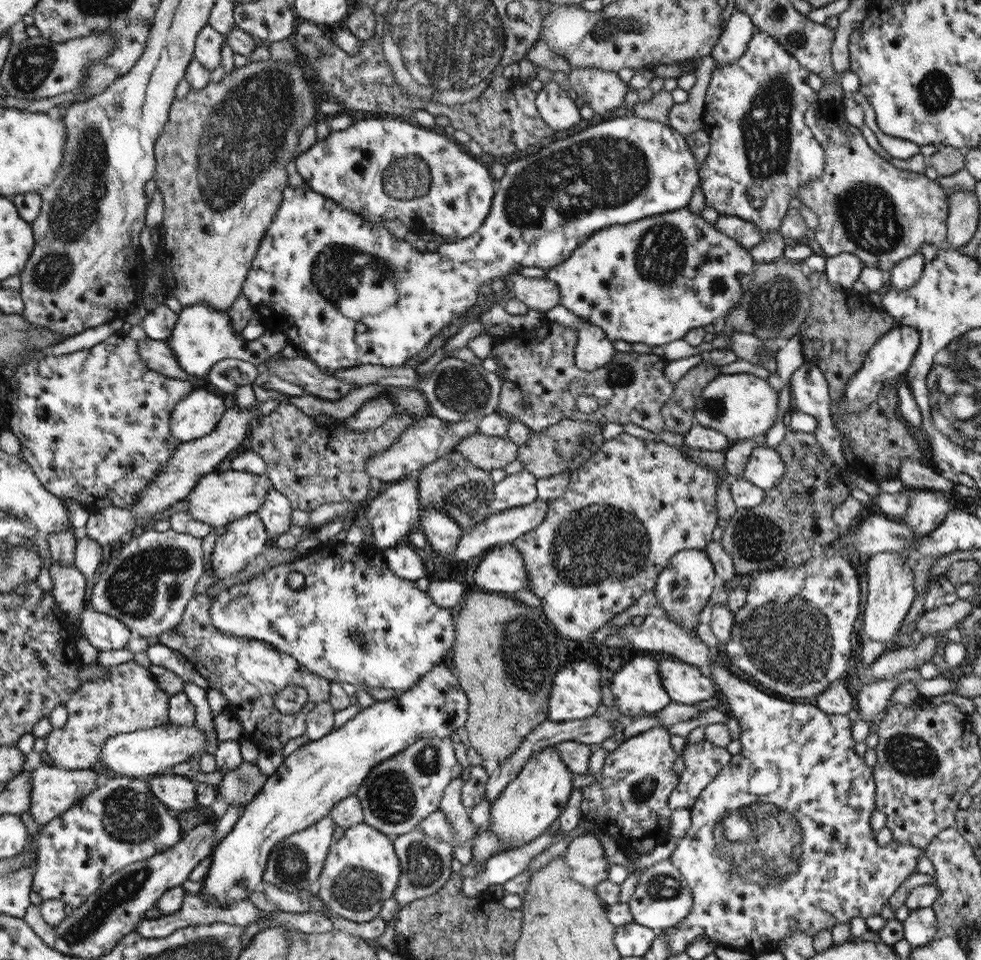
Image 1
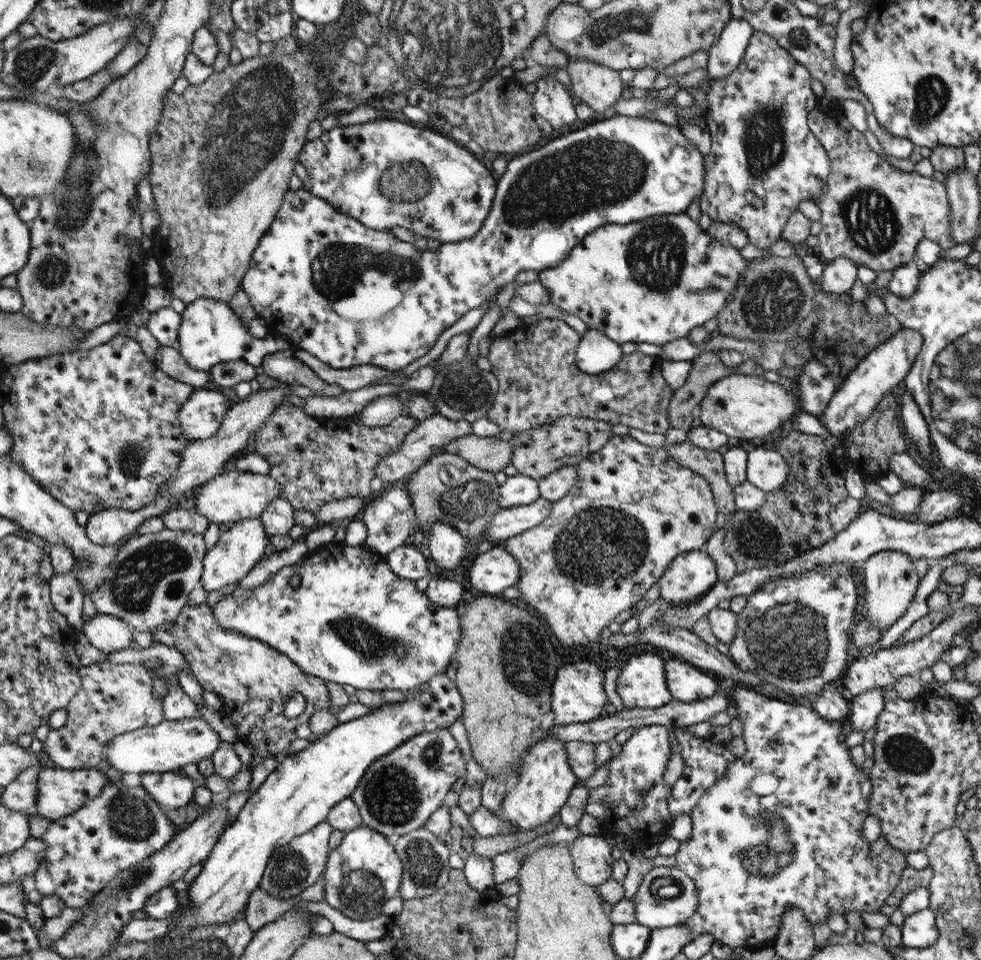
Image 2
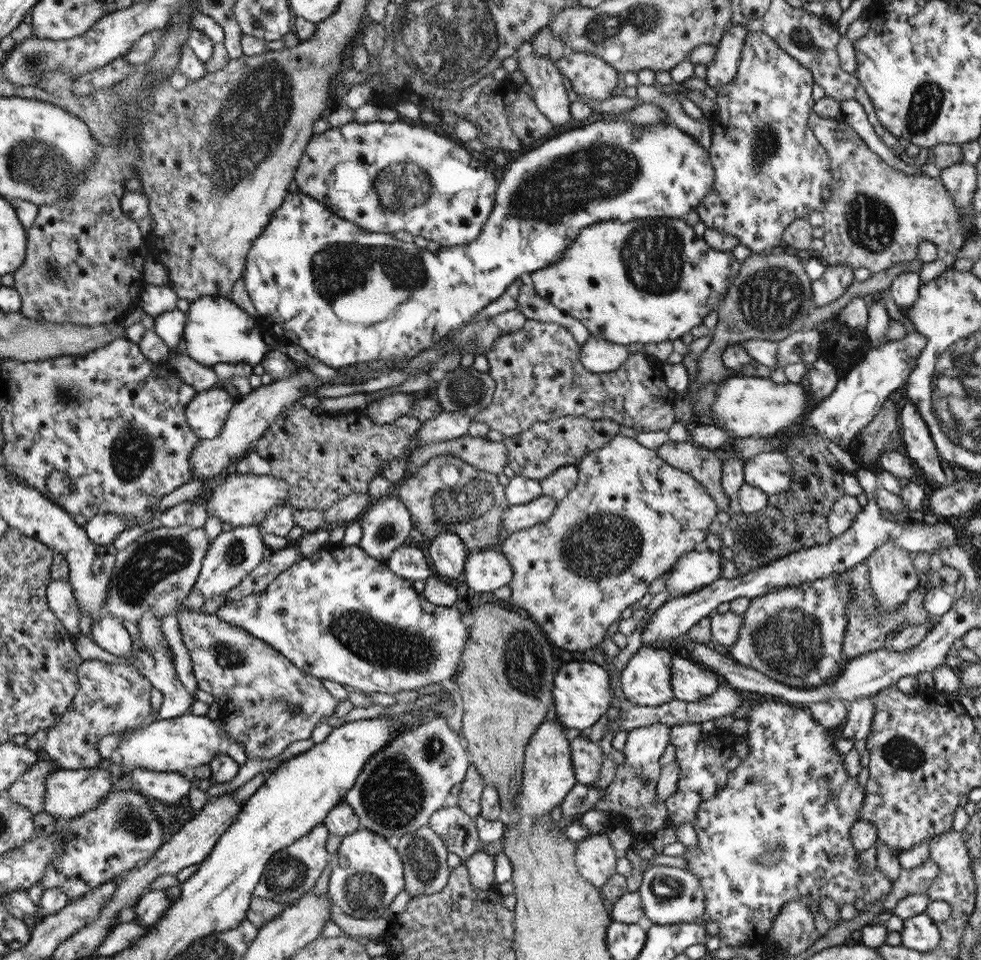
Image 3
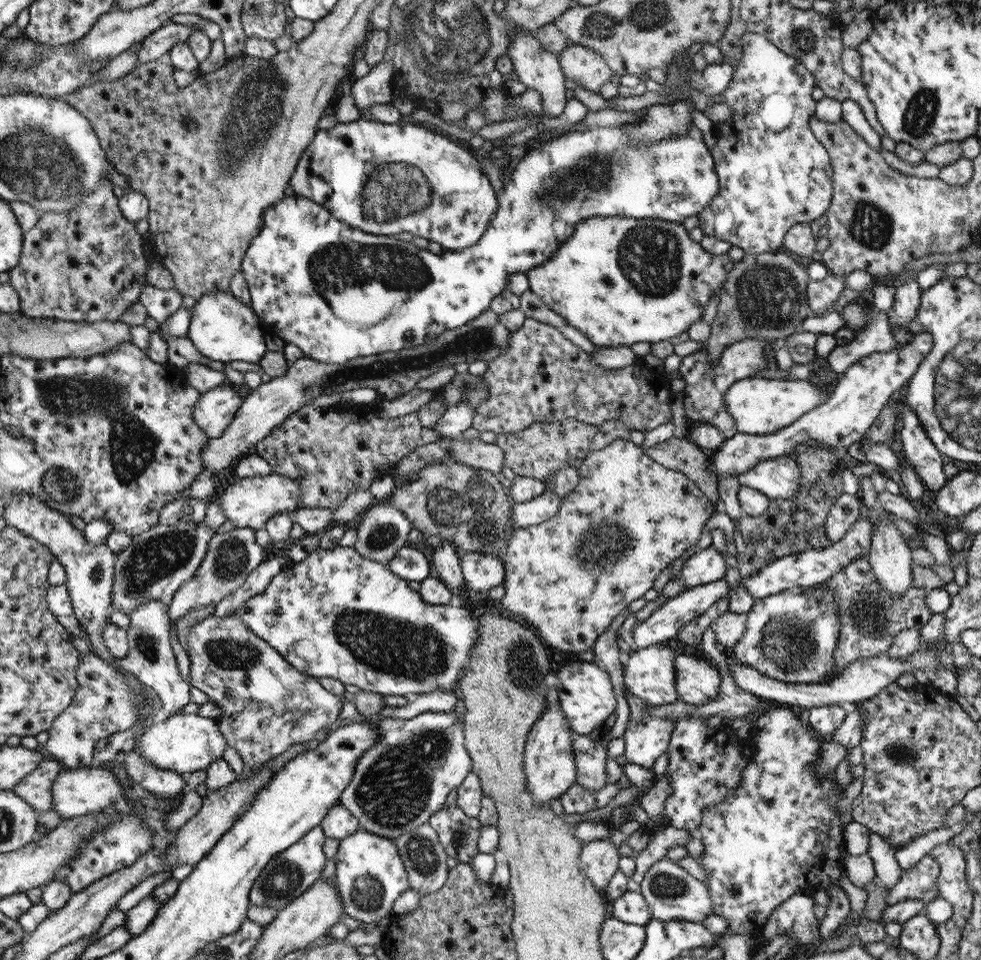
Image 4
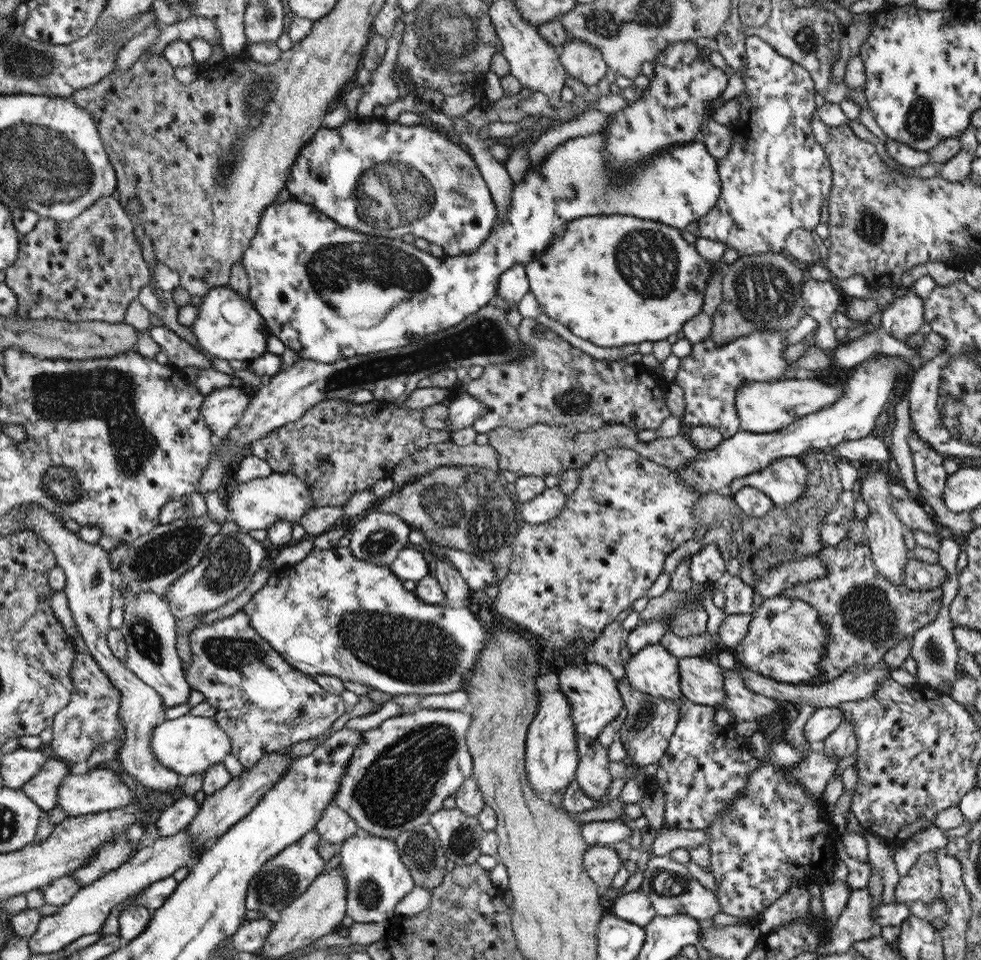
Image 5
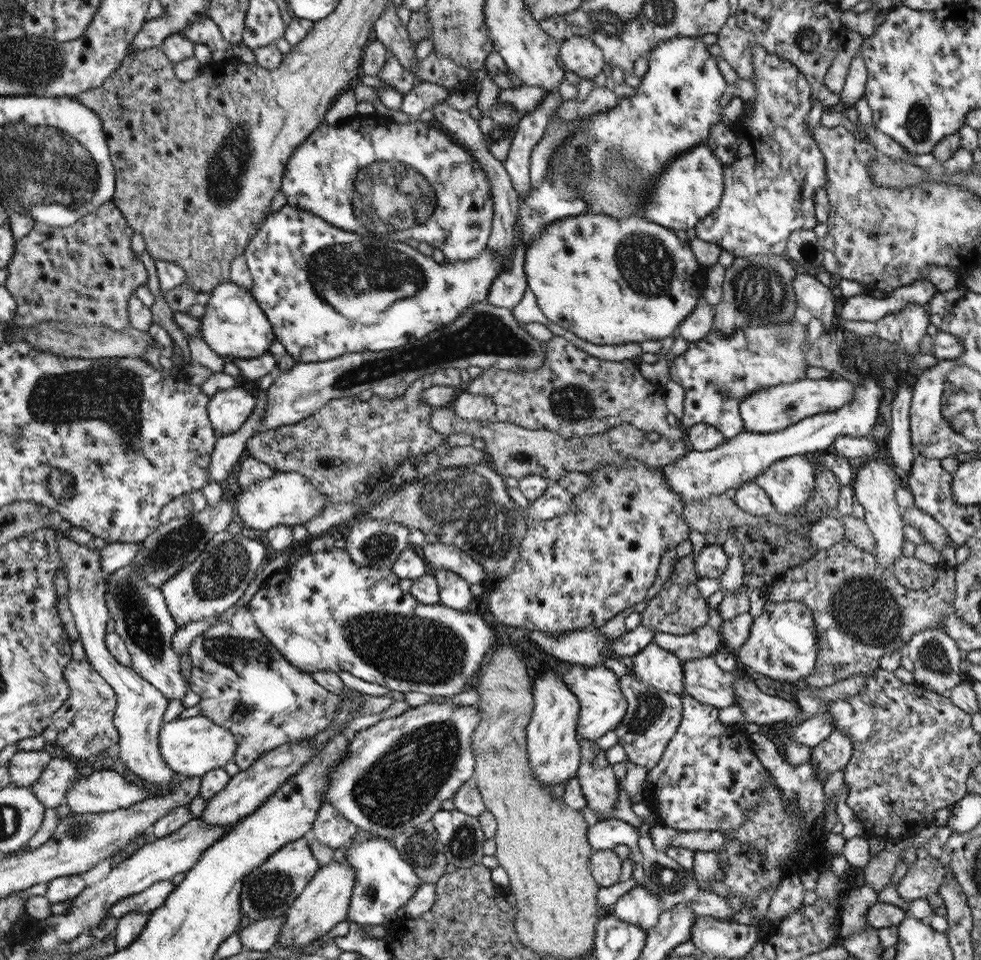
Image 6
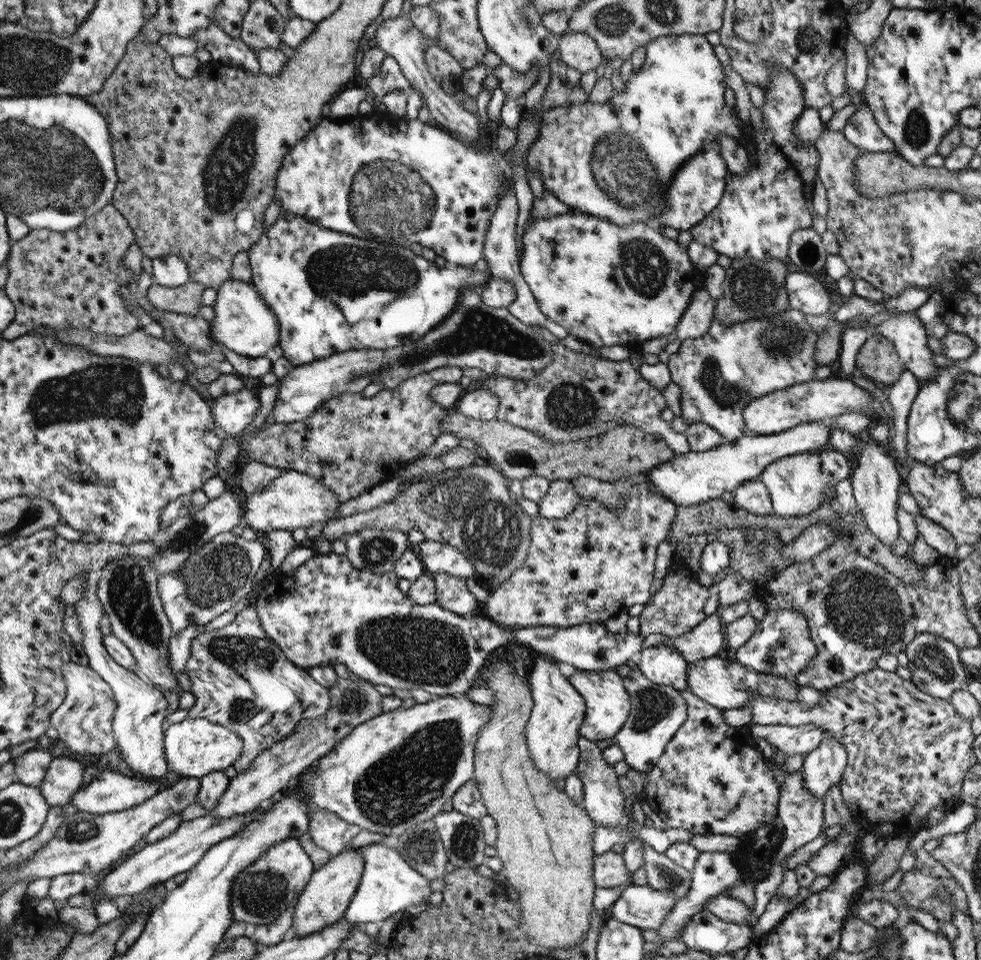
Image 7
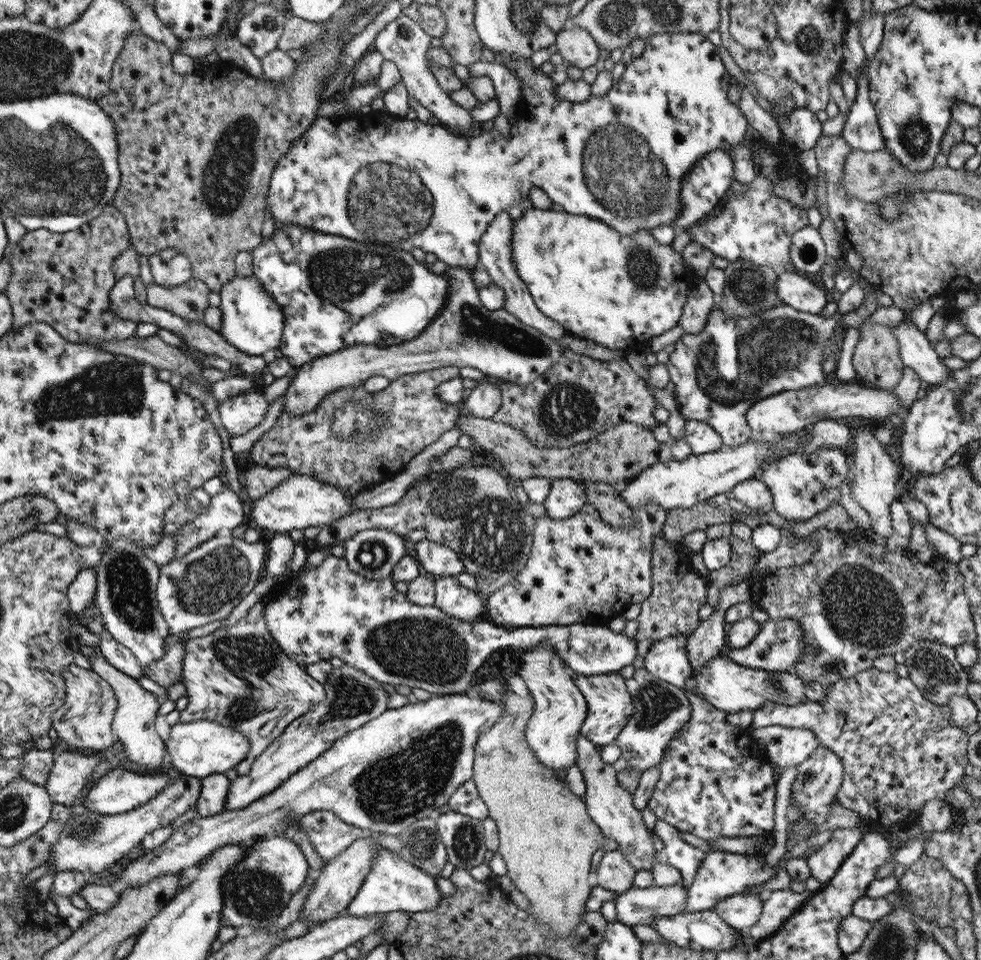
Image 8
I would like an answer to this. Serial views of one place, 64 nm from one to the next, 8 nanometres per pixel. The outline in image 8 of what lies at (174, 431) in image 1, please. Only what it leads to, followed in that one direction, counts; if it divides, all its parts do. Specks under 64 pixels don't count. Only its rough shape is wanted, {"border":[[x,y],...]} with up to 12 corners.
{"border":[[243,393],[219,403],[231,436],[258,426],[269,409],[264,395]]}

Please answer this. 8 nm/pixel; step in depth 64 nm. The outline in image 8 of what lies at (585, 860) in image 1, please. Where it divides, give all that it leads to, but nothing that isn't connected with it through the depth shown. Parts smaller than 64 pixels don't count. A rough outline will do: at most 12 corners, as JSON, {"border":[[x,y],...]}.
{"border":[[619,849],[605,852],[594,885],[614,897],[634,886],[636,868]]}

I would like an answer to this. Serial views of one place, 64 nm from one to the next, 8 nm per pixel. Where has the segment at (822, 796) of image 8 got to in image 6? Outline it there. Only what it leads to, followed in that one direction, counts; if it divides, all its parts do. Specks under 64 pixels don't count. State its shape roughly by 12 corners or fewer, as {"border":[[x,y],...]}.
{"border":[[835,730],[811,750],[811,763],[825,782],[844,770],[851,740]]}

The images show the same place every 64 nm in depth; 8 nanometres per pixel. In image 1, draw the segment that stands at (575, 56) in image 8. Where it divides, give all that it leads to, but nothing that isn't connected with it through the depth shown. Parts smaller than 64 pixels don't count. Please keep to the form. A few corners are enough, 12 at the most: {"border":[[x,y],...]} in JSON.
{"border":[[572,67],[566,87],[607,116],[630,90],[617,73]]}

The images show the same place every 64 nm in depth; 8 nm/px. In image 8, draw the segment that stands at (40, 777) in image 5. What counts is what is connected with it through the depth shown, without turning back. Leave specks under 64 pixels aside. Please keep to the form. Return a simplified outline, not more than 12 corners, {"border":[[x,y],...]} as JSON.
{"border":[[100,753],[54,755],[44,788],[53,803],[72,805],[89,776],[106,766]]}

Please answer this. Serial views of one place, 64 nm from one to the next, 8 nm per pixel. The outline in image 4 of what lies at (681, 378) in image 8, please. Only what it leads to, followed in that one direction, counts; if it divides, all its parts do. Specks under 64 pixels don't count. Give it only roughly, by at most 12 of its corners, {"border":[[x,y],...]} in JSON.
{"border":[[742,339],[714,364],[706,343],[682,357],[686,418],[737,434],[724,395],[769,368],[769,341]]}

